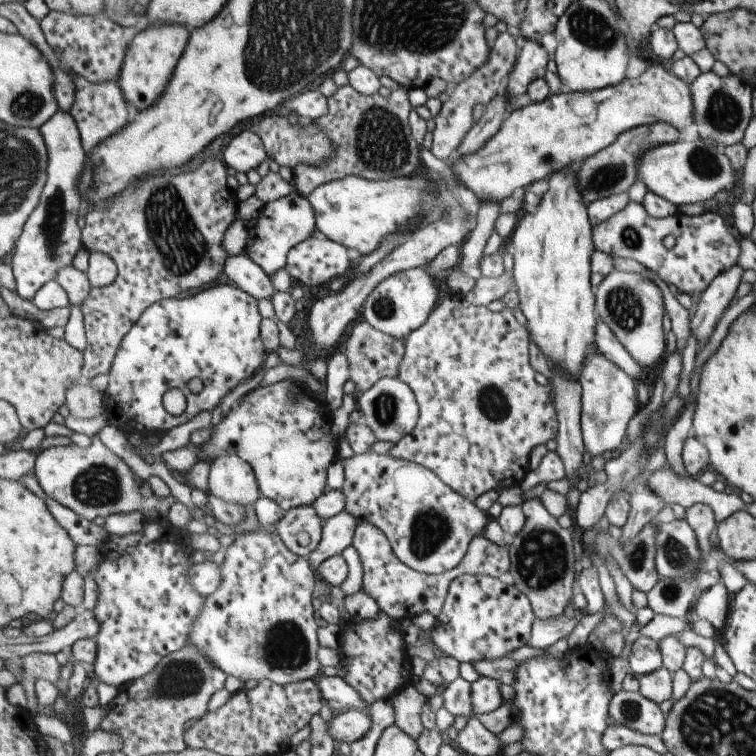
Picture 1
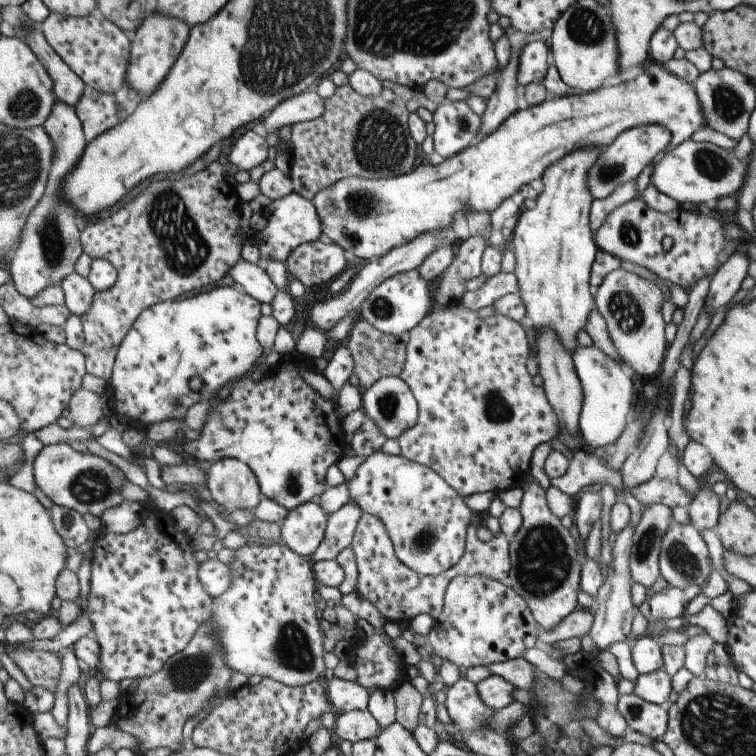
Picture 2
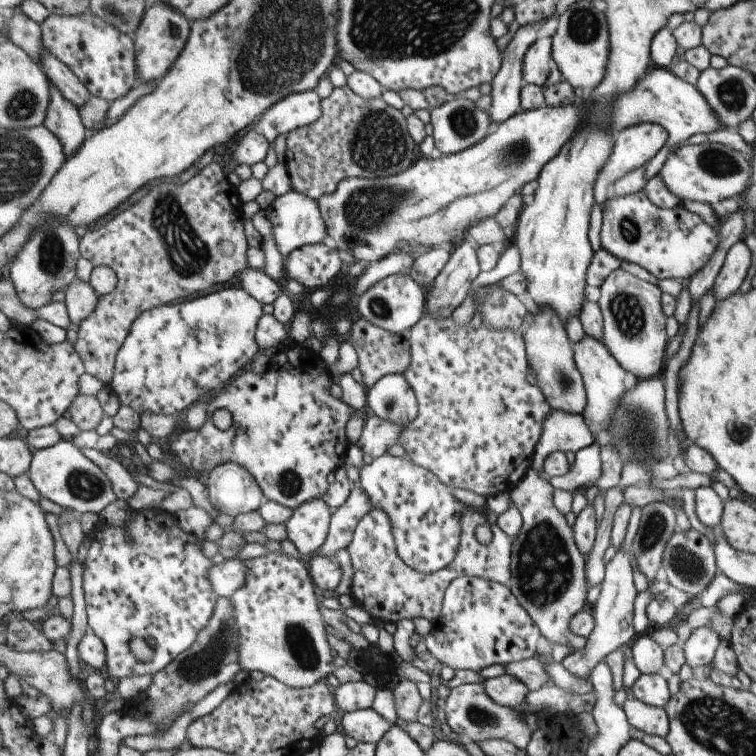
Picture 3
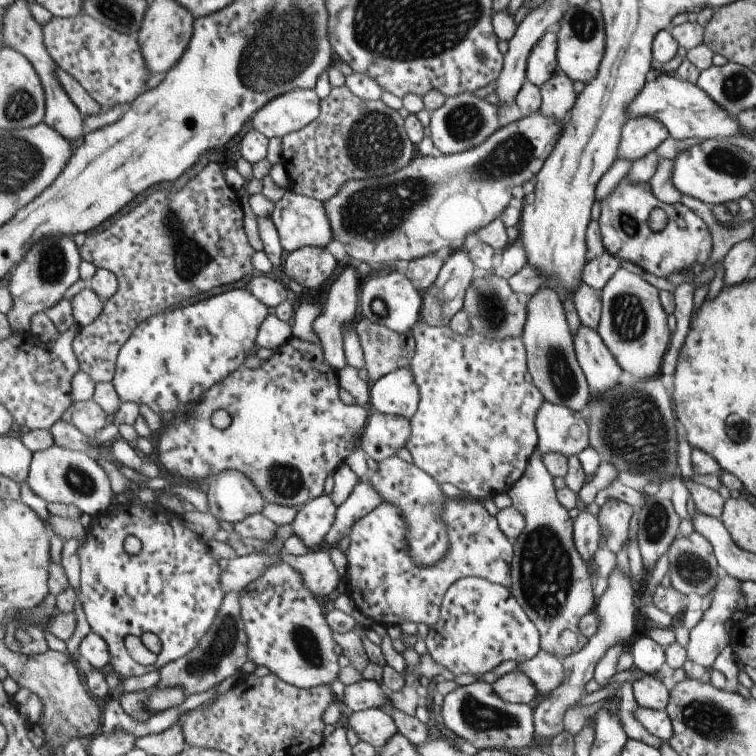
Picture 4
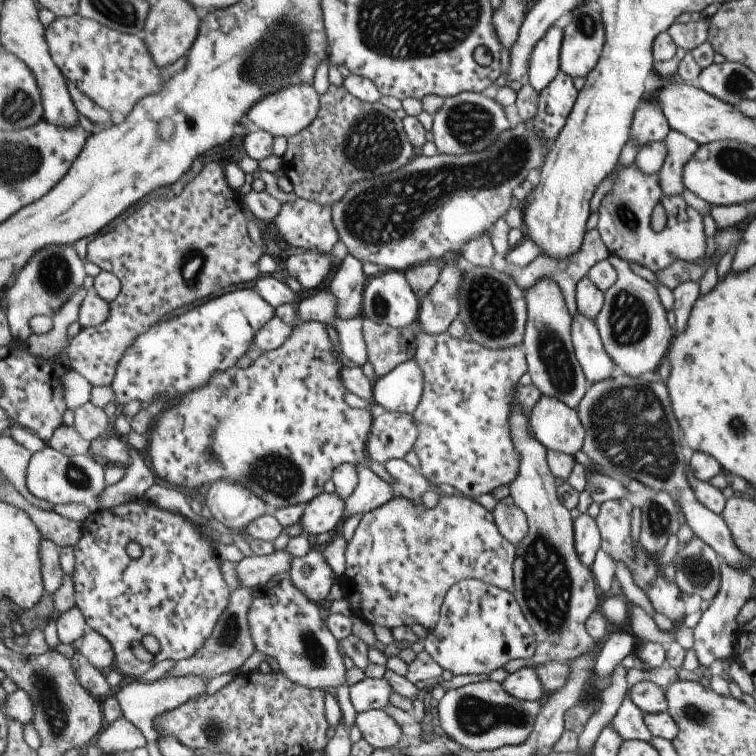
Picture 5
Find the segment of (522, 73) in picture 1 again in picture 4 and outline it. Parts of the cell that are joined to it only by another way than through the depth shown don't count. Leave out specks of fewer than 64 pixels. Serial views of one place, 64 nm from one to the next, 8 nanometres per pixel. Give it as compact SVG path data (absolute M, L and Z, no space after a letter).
M547 33L533 48L528 59L527 81L543 87L559 71L557 63L558 34Z

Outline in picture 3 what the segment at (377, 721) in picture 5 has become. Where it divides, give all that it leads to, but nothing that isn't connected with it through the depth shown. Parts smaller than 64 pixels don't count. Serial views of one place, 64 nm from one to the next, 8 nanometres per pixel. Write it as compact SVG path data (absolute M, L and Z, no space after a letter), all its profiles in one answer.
M371 707L345 713L341 726L345 736L355 739L357 743L379 744L381 738L385 738L385 734L395 726L395 721Z

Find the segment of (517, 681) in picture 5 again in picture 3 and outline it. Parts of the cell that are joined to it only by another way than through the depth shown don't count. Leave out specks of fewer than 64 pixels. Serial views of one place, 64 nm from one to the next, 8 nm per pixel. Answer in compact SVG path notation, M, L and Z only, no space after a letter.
M511 674L487 679L485 682L487 694L493 698L493 702L501 706L515 707L525 702L525 696L531 691L521 680L513 678Z

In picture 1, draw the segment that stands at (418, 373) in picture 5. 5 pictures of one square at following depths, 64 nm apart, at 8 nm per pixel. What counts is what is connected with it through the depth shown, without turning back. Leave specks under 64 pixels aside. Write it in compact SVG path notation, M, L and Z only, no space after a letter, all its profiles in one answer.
M383 377L367 392L358 394L358 402L357 409L361 412L361 421L369 424L377 440L393 442L394 445L403 440L407 434L411 434L420 420L420 403L416 392L400 377Z

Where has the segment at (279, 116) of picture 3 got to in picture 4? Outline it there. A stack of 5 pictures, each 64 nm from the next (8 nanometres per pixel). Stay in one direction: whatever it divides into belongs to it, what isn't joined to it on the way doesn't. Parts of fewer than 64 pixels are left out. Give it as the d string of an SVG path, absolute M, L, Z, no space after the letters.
M298 89L269 102L252 119L253 128L269 139L282 139L305 129L321 115L322 102L315 89Z

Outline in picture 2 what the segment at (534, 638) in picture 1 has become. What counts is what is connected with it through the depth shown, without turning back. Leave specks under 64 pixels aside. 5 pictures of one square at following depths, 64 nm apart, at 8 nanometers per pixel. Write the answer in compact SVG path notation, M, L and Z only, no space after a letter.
M590 609L575 610L561 624L557 624L553 630L542 630L540 639L547 644L555 644L569 638L579 638L588 634L592 623Z

